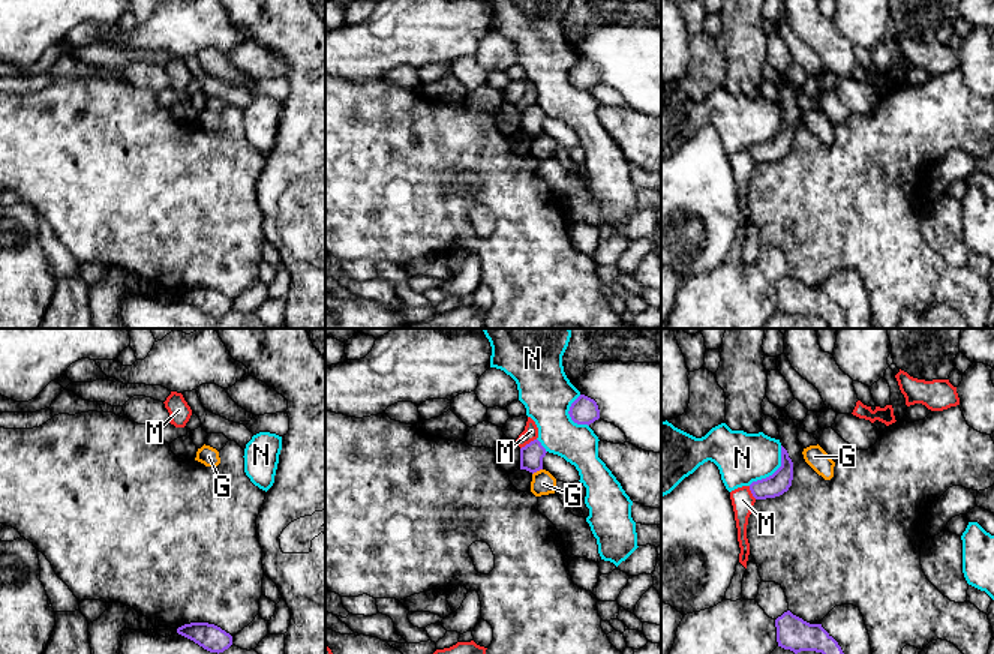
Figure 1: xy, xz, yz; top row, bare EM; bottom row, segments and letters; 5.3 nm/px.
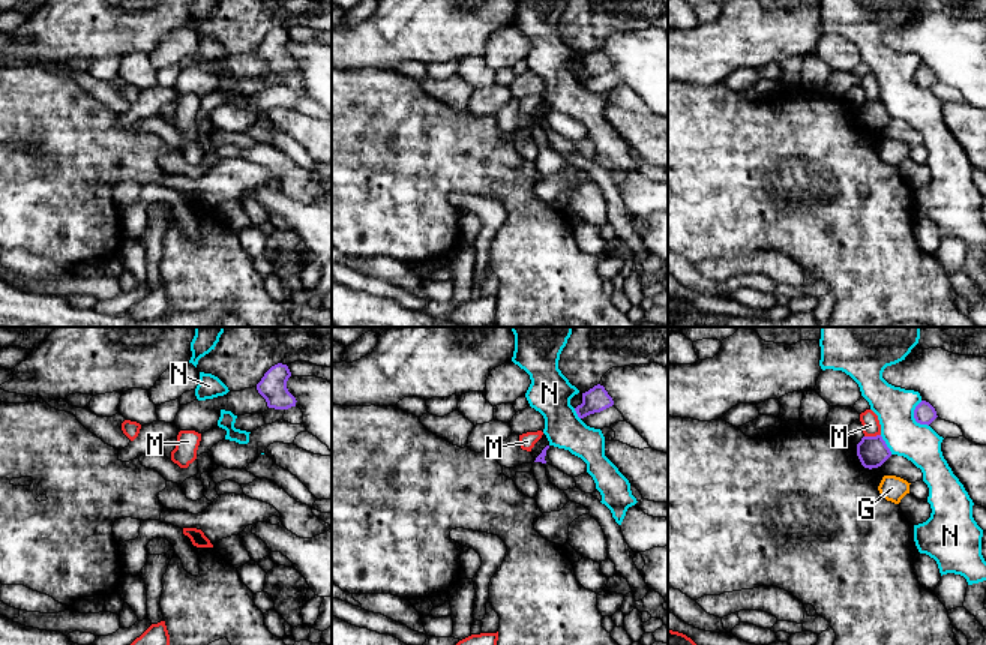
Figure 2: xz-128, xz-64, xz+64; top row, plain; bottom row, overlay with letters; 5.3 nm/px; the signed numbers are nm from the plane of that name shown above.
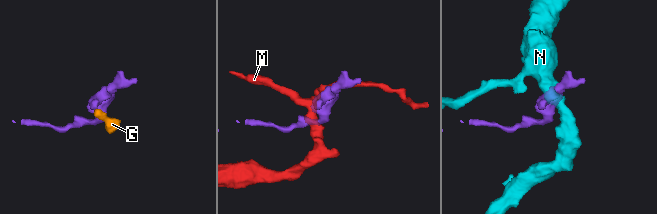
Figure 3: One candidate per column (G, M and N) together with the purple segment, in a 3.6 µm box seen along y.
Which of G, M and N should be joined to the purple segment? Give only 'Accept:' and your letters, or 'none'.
Accept: none

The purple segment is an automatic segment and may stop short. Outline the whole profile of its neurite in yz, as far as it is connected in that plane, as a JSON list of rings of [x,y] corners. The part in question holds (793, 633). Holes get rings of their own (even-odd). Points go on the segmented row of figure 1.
[[[790,610],[775,620],[775,627],[778,646],[790,650],[795,654],[801,651],[844,654],[838,642],[822,624],[810,624]]]

